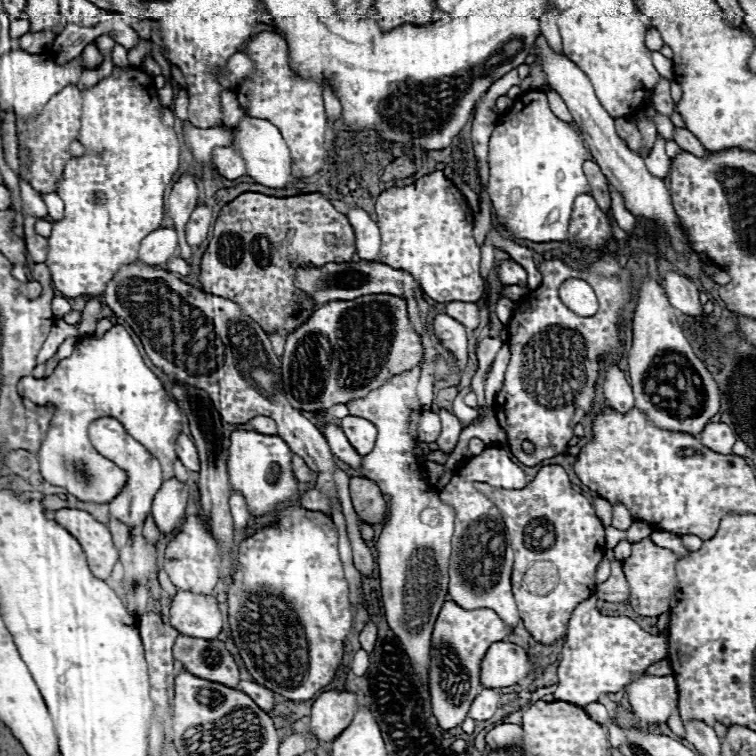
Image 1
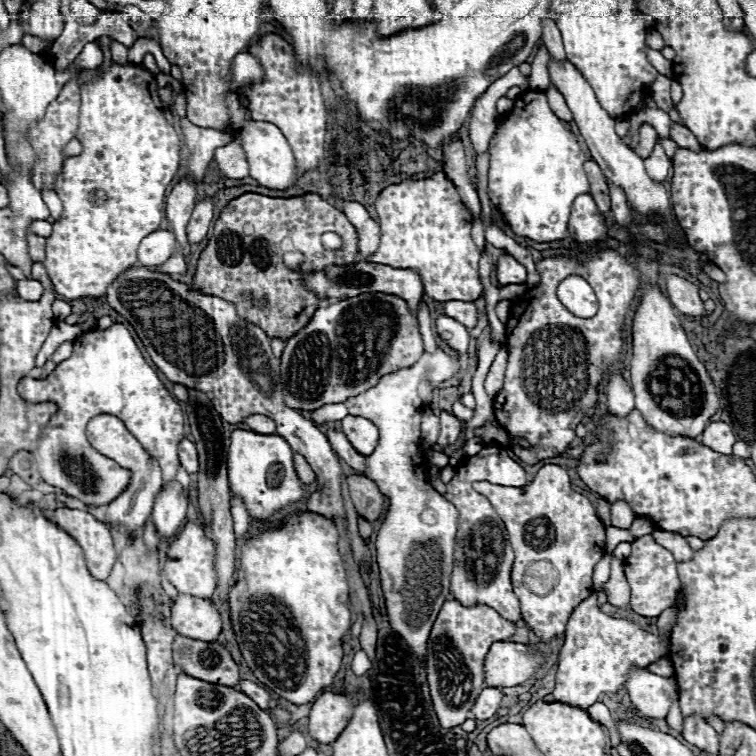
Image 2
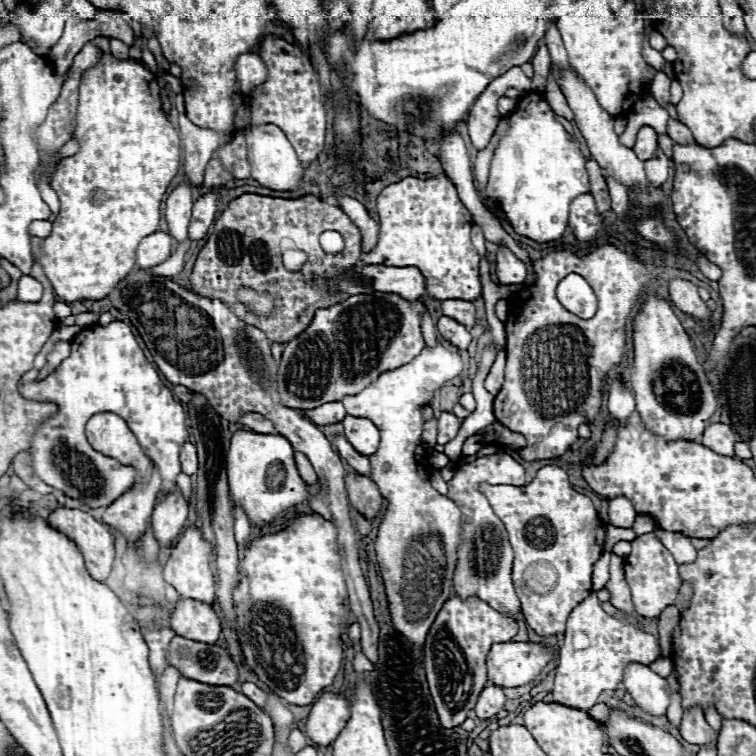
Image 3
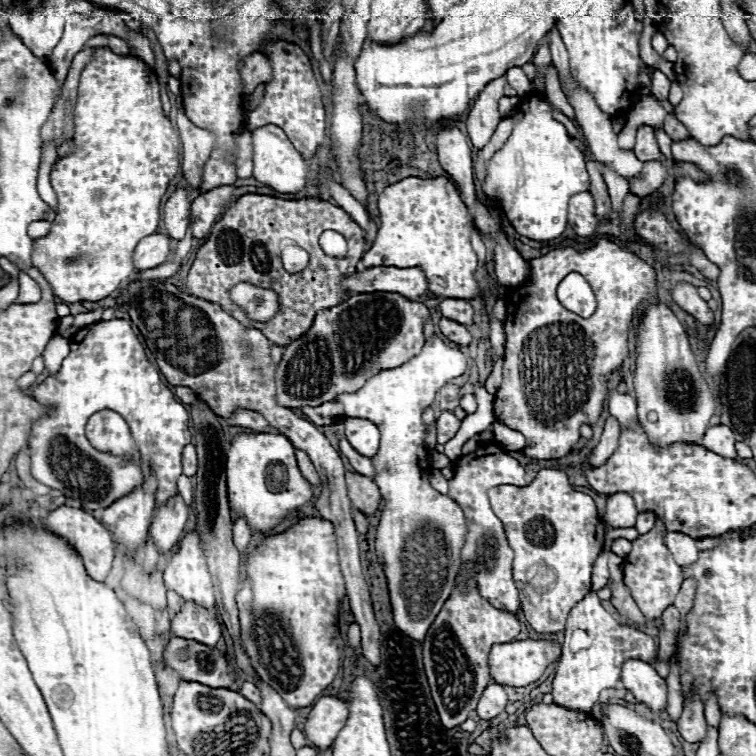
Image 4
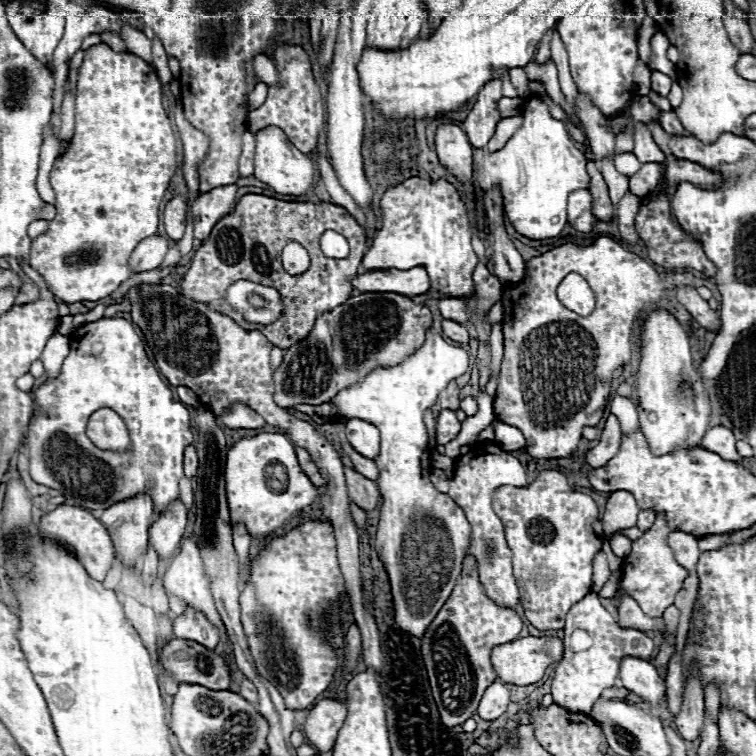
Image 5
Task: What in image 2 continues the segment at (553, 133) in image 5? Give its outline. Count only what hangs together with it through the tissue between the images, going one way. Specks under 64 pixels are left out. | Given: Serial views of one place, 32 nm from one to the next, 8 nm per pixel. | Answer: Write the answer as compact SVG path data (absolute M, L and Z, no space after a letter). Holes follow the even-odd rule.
M526 92L506 116L504 126L490 142L488 196L514 234L534 242L562 240L568 228L572 200L578 194L590 192L584 172L588 158L576 136L554 116L542 92Z

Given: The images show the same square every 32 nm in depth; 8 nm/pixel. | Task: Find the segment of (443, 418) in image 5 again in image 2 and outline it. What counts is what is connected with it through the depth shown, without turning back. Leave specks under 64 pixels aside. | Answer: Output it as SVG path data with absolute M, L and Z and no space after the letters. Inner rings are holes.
M442 412L440 414L440 436L438 436L438 444L444 446L444 448L448 444L452 444L458 438L460 428L462 428L462 422L454 414Z

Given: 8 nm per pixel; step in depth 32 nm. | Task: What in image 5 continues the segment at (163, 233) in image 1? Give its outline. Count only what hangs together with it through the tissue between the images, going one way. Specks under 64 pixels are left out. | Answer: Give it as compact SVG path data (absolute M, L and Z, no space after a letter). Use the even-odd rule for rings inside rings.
M150 236L144 238L130 256L130 272L140 274L146 270L156 270L168 250L168 240L162 236Z

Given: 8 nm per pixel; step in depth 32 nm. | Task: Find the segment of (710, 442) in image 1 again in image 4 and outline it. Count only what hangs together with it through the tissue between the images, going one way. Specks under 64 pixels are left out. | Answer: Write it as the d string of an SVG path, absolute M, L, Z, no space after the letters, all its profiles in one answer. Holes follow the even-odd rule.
M710 426L700 442L704 448L724 456L724 458L732 458L732 460L738 460L738 454L734 450L734 444L736 444L736 438L734 438L734 432L728 428L728 426Z

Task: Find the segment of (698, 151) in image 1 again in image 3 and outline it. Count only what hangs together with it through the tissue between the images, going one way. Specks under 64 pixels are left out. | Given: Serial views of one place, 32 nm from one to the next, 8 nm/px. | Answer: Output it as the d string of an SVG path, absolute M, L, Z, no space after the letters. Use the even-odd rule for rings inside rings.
M668 118L666 130L668 130L668 136L674 142L678 142L678 144L690 144L690 142L694 142L694 136L690 134L690 130L684 124L680 124L678 120L674 120L674 118Z

